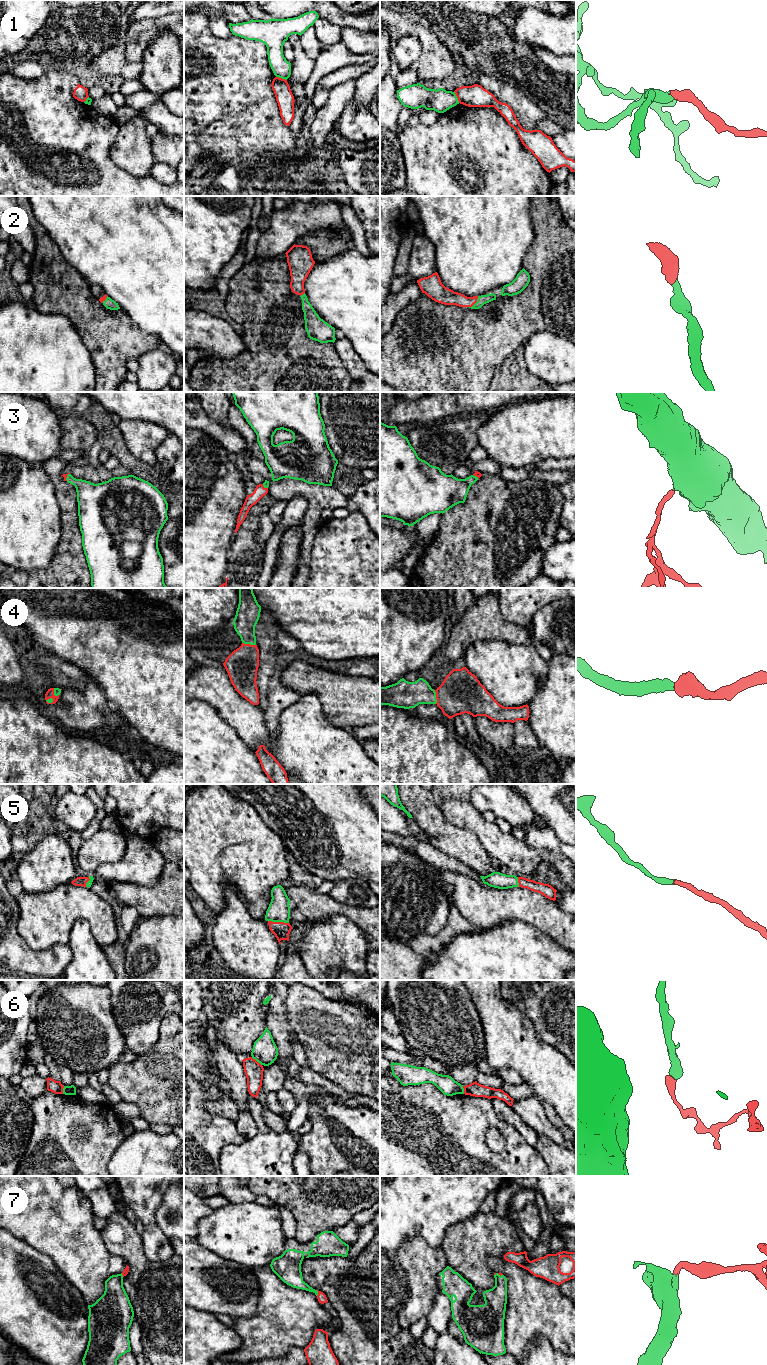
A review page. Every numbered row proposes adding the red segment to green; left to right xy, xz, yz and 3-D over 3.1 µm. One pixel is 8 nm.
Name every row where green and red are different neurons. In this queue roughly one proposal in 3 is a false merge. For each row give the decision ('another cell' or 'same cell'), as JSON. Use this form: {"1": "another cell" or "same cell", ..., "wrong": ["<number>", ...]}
{"1": "another cell", "2": "same cell", "3": "same cell", "4": "same cell", "5": "same cell", "6": "another cell", "7": "same cell", "wrong": ["1", "6"]}

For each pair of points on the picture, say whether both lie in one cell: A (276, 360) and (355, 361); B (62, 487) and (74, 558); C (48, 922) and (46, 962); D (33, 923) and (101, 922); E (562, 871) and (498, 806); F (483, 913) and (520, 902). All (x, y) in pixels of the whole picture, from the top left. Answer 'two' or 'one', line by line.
A: two
B: one
C: two
D: one
E: two
F: one

